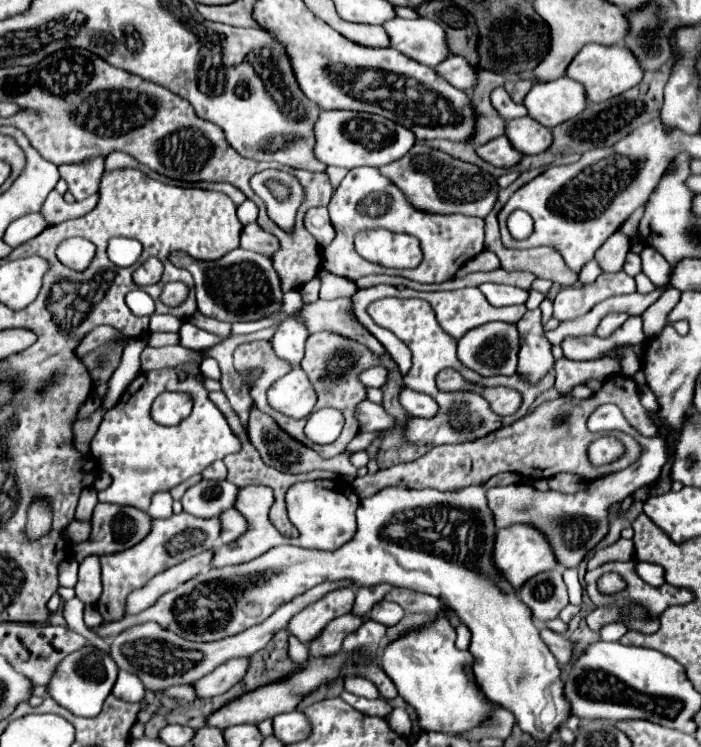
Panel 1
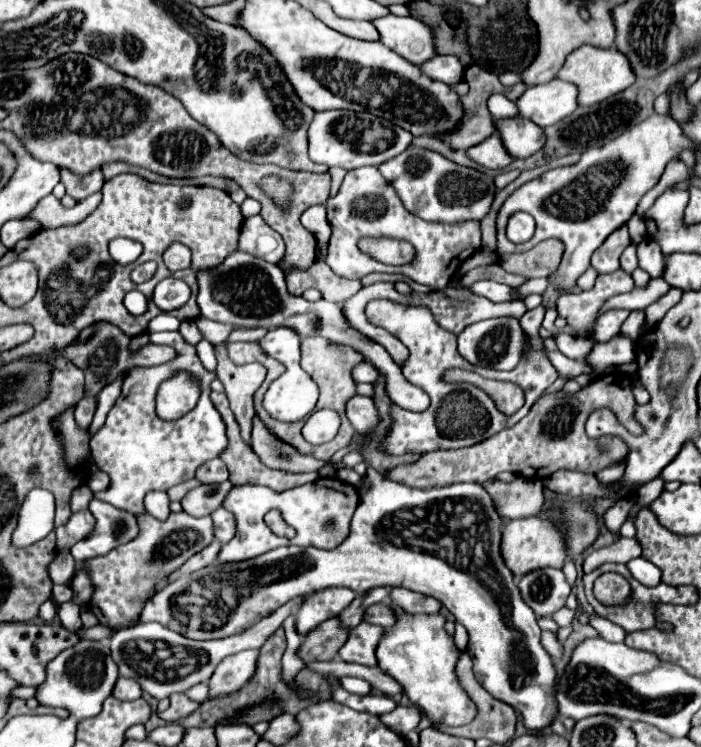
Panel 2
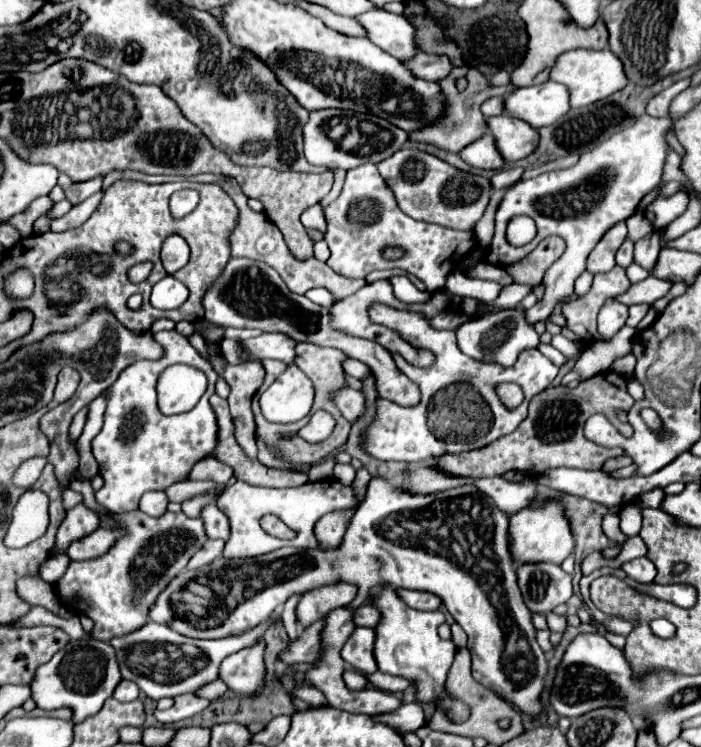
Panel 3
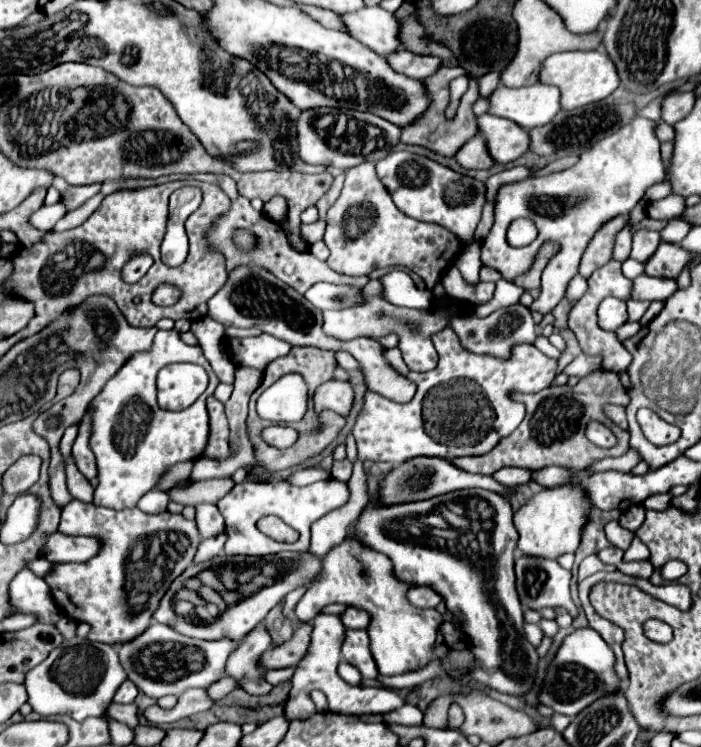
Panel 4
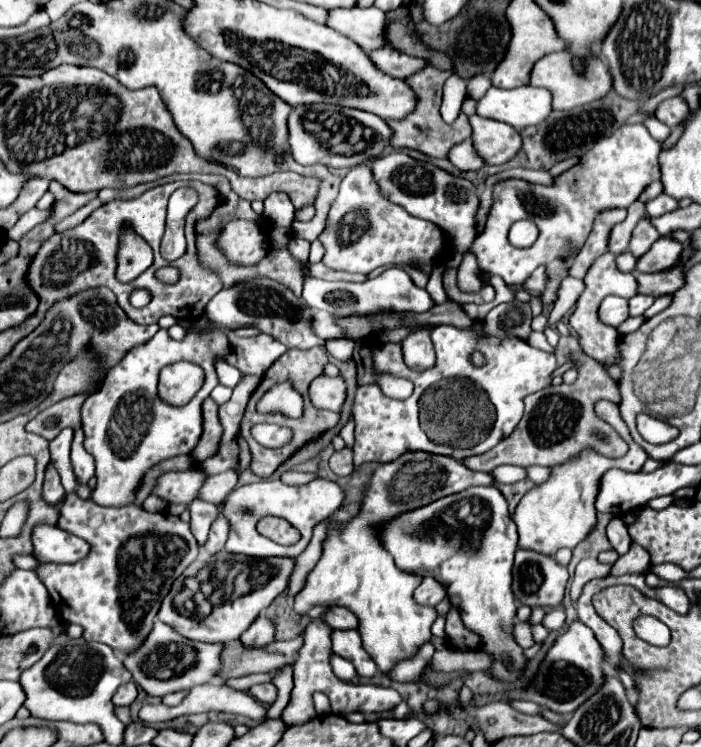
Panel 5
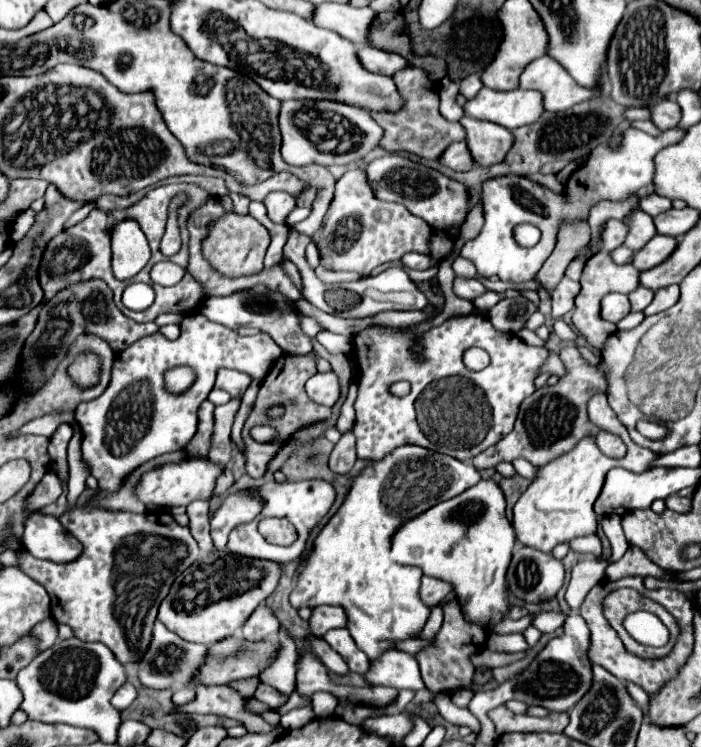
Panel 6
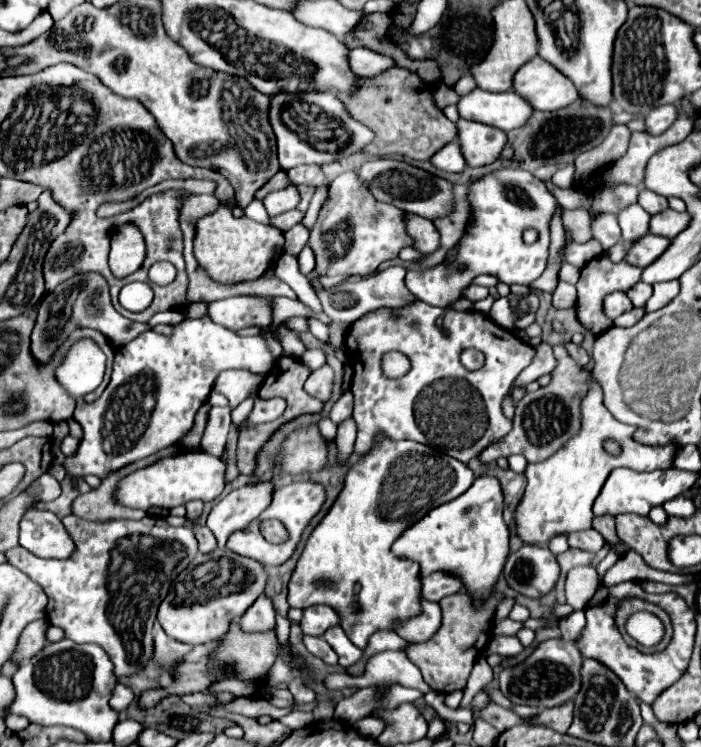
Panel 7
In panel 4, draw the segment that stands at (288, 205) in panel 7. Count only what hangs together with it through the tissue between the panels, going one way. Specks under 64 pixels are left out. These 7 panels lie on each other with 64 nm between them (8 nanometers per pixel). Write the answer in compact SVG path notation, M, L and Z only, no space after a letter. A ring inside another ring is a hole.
M274 196L270 202L264 204L264 208L266 208L264 214L278 224L282 224L288 216L288 204L286 204L286 198L282 198L282 196Z

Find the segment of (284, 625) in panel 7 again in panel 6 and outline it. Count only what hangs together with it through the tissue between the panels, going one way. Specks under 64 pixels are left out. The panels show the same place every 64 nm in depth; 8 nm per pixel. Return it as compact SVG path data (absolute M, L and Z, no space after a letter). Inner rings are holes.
M284 628L278 630L278 642L280 642L280 650L278 650L274 662L266 670L262 670L258 678L260 678L260 682L276 686L280 692L286 692L290 696L290 692L294 690L294 684L296 684L298 654L296 654L294 640L288 636L288 632Z

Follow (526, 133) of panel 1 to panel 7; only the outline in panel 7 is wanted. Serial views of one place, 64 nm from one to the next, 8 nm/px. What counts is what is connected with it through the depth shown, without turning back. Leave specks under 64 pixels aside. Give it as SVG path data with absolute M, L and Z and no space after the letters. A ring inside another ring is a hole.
M460 118L456 140L468 166L486 166L500 156L506 134L492 126Z

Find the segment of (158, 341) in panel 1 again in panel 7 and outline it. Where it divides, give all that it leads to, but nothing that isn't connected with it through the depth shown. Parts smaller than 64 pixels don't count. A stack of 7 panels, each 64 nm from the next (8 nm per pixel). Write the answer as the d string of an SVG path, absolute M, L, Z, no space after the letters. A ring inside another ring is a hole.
M184 318L180 324L172 326L172 336L156 334L154 330L142 332L136 340L120 346L116 350L114 360L114 372L108 388L102 392L98 400L92 404L78 404L74 412L74 420L82 426L84 438L76 450L76 456L68 456L64 460L64 468L68 476L88 476L96 474L98 478L104 478L112 470L118 470L130 462L136 462L144 456L150 456L166 446L172 446L192 428L194 414L198 408L208 400L208 394L212 390L214 380L218 378L218 372L224 372L228 368L244 368L250 372L270 372L274 366L274 358L270 356L266 342L262 336L252 338L240 338L232 330L220 330L222 326L214 324L204 318Z

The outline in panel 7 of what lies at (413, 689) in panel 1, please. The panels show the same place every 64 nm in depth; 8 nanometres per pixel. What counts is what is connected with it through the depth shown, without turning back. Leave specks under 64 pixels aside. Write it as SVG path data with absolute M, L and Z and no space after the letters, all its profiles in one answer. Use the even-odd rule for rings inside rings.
M378 434L374 438L370 452L366 452L356 464L348 468L338 498L306 540L304 552L300 554L296 568L290 576L288 604L294 608L308 608L316 604L326 604L334 608L340 616L340 626L344 628L348 638L360 648L366 648L368 638L374 632L386 628L394 630L394 620L406 620L410 616L416 616L420 612L420 568L416 562L408 558L394 556L390 546L398 540L400 532L404 532L410 524L424 518L432 508L458 498L462 492L470 488L472 482L474 474L466 464L438 450L434 452L426 444L418 444L412 440L394 442L388 436ZM320 578L336 582L338 590L314 590L314 582Z

